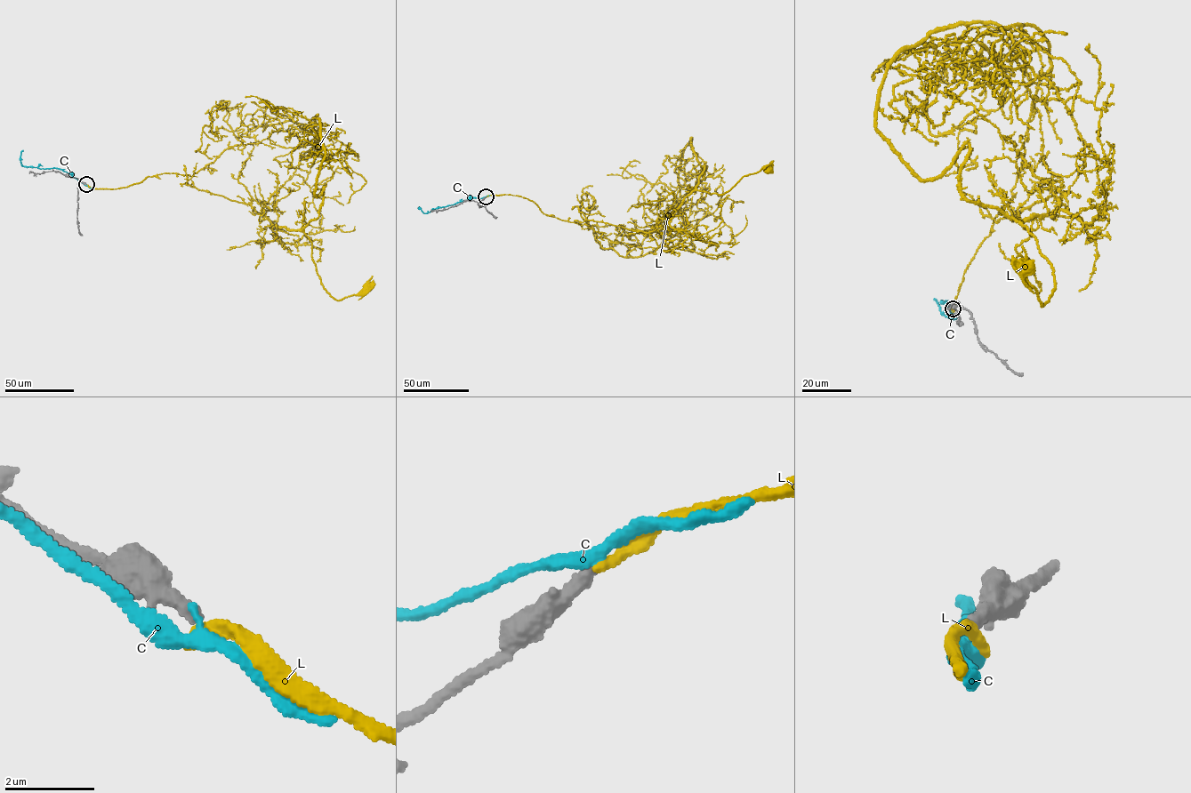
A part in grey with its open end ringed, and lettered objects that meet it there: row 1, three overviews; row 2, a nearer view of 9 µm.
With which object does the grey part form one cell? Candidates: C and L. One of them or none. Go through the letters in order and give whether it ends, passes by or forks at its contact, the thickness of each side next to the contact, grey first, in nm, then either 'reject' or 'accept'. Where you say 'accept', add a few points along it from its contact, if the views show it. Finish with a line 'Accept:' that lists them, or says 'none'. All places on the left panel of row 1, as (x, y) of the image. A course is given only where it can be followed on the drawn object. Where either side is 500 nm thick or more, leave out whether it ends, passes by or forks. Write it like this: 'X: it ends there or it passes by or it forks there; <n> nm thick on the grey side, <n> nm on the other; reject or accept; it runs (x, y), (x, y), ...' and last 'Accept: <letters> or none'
C: it passes by; 340 nm thick on the grey side, 140 nm on the other; reject
L: it ends there; 320 nm thick on the grey side, 320 nm on the other; reject
Accept: none

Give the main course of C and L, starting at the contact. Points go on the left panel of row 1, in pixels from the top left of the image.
C: (85, 184), (55, 168), (22, 166), (20, 158), (23, 150)
L: (86, 184), (191, 176), (252, 144), (252, 128), (317, 114), (324, 198), (302, 229), (330, 296), (367, 287)

